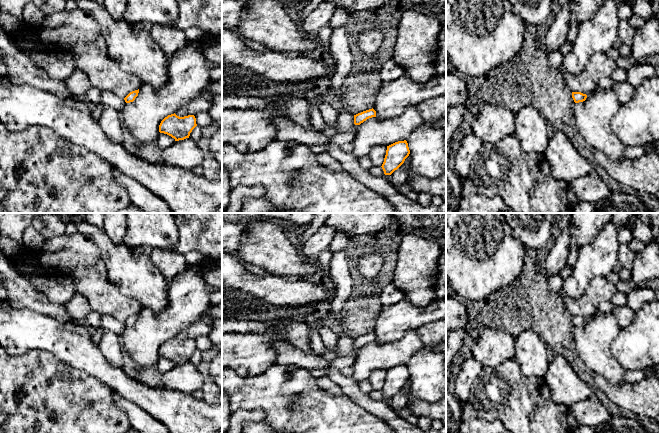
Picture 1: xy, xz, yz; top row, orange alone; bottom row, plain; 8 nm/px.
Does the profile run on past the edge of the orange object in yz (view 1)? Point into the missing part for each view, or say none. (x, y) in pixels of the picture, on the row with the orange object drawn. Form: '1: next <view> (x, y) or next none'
1: next none

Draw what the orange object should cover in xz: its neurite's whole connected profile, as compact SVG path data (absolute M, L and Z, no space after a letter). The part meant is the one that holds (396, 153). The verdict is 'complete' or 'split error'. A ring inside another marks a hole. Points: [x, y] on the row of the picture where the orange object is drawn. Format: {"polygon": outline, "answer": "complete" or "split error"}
{"polygon": "M406 140L395 142L387 146L386 155L382 164L385 175L391 175L409 156L410 150Z", "answer": "complete"}

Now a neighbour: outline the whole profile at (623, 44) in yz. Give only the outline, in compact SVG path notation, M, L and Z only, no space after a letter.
M621 20L619 23L618 37L613 44L613 48L620 56L628 57L632 52L632 43L636 29L633 28L628 20Z

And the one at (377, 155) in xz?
M377 145L372 149L370 159L373 166L382 166L386 155L386 150L387 146L384 145Z

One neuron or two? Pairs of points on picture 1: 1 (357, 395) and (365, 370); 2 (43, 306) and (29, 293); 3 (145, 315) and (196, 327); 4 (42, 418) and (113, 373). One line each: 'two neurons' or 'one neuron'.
1: two neurons
2: one neuron
3: two neurons
4: two neurons

